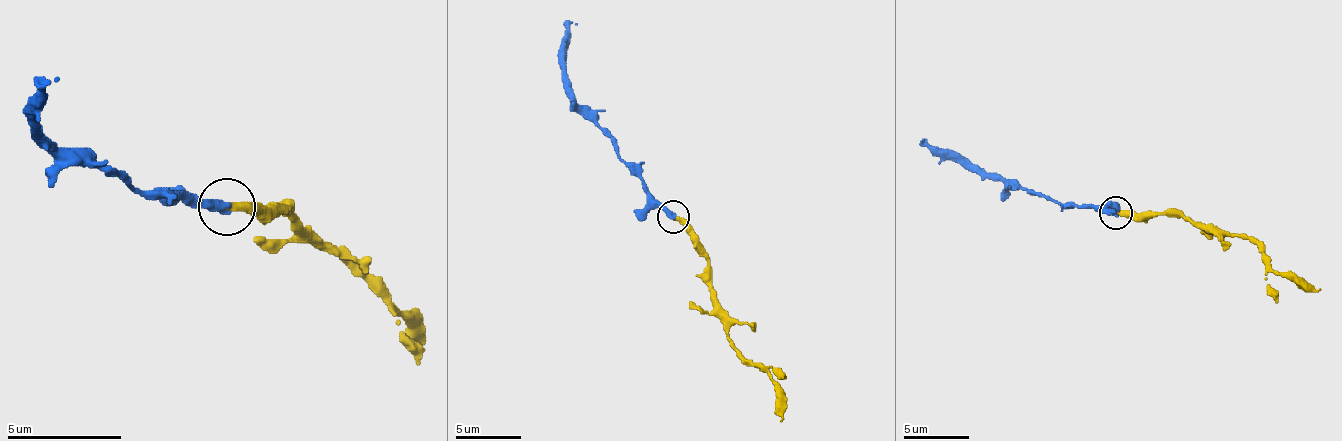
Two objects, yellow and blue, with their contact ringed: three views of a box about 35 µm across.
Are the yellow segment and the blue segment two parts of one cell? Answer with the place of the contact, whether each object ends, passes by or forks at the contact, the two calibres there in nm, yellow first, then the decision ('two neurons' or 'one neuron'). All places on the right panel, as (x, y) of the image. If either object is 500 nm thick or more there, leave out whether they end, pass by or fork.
(1115, 212) | yellow ends | blue ends | 400/420 nm | one neuron

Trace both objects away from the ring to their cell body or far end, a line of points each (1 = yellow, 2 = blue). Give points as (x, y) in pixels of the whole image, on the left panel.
1: (228, 205), (285, 211), (319, 245), (331, 245), (394, 308), (416, 342)
2: (228, 205), (142, 193), (125, 176), (56, 148), (39, 131), (39, 108), (45, 91), (56, 79)

